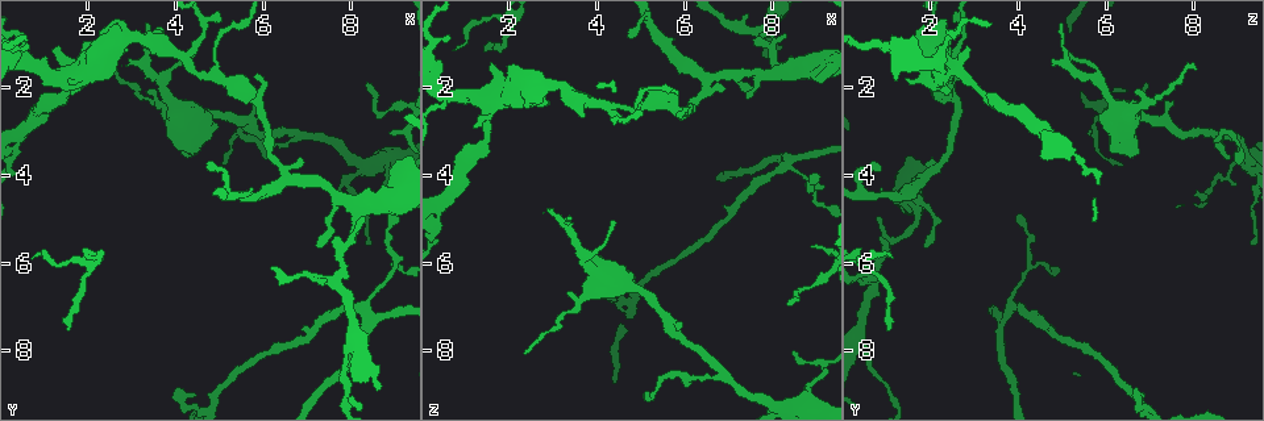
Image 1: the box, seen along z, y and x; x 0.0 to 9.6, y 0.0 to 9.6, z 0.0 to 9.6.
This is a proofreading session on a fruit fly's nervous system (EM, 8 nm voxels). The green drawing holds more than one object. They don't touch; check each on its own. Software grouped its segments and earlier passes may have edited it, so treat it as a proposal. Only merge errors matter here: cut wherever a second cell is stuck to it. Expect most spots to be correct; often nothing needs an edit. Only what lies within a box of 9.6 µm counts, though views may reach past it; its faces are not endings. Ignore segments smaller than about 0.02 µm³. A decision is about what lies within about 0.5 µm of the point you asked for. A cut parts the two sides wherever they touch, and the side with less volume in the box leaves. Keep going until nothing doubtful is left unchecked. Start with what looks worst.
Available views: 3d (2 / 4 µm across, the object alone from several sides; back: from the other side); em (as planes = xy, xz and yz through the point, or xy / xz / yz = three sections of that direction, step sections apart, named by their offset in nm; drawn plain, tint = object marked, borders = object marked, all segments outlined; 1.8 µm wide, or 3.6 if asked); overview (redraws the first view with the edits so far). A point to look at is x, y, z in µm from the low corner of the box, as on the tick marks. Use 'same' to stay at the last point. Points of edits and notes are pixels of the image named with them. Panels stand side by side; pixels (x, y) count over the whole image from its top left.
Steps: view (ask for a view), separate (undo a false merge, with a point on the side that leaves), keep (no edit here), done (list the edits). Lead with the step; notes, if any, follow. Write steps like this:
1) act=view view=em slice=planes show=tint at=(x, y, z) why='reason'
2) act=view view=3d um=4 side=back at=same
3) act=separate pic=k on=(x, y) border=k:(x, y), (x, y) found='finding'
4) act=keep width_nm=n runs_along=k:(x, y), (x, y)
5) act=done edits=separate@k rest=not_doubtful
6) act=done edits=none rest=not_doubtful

act=view view=3d um=2 at=(8.20, 7.10, 3.90) why='four or more arms meet'

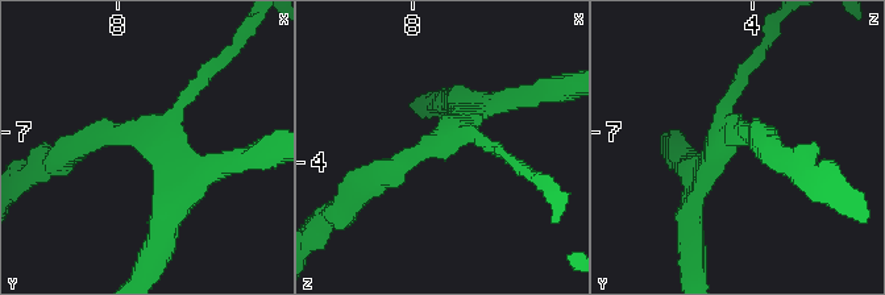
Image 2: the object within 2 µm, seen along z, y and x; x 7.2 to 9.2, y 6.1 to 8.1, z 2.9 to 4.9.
act=view view=em slice=planes show=tint at=(8.18, 7.04, 3.86) arms=4

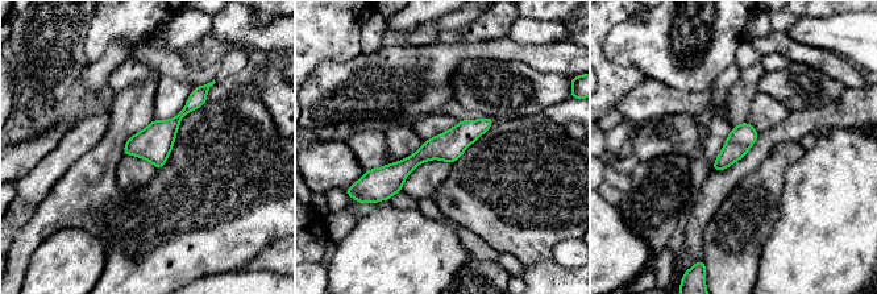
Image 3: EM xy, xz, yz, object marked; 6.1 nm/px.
act=keep found='one cell here'

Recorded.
act=view view=em um=3.6 slice=planes show=tint at=(2.80, 0.90, 2.00) why='calibre changes'

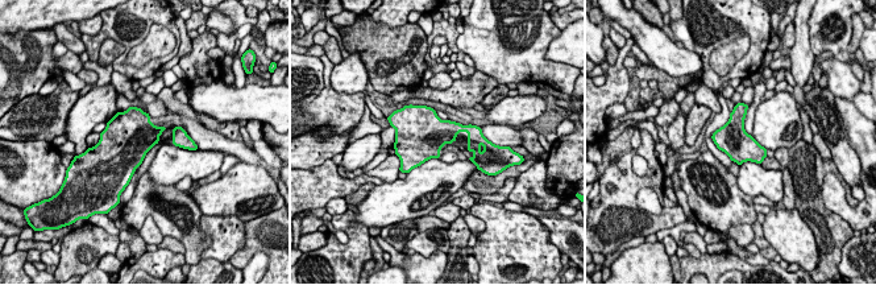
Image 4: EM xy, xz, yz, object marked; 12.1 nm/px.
act=keep found='continuous, no second cell'

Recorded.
act=view view=em slice=yz step=16 show=tint at=(9.00, 6.05, 4.40) why='abrupt turn'

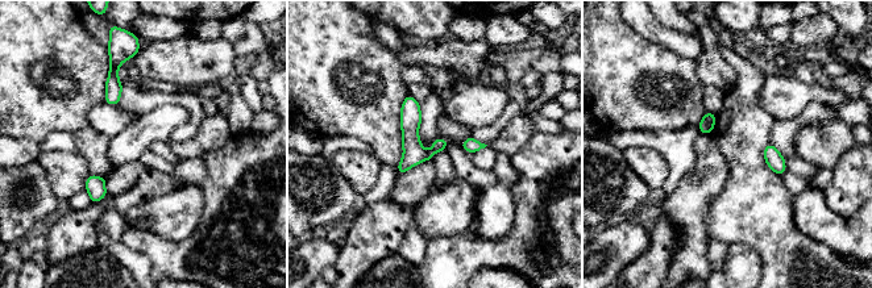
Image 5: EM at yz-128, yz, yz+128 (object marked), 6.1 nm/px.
act=keep found='one cell here'

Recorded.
act=view view=em slice=planes show=plain at=(2.00, 6.20, 0.75) why='narrows sharply'

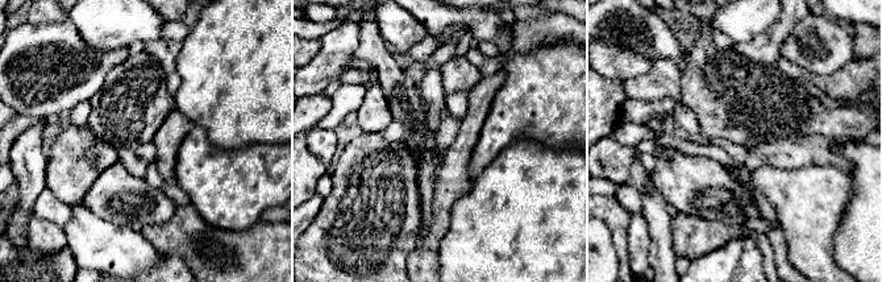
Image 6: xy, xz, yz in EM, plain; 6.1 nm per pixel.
act=view view=em slice=planes show=borders at=same why='what lies round it'

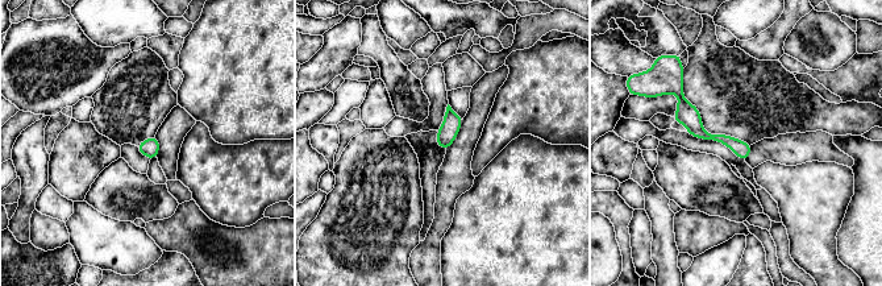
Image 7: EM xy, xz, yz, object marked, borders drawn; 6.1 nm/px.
act=keep width_nm=100 runs_along=7:(677, 91), (706, 136), (745, 153) found='one cell here'

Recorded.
act=view view=em slice=xy step=16 show=tint at=(6.85, 3.10, 8.60) why='sharp bend'

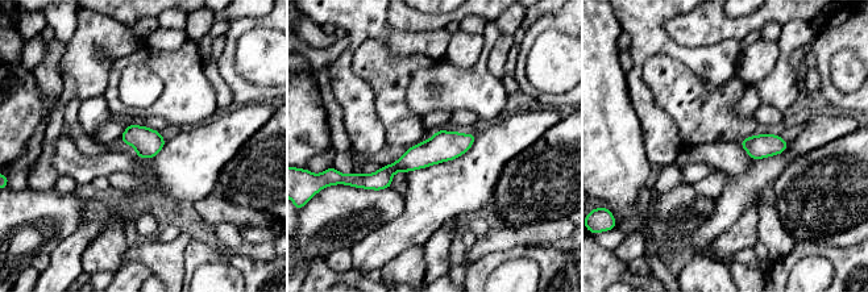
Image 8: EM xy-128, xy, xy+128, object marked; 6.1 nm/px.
act=view view=em slice=planes show=borders at=same why='another direction'

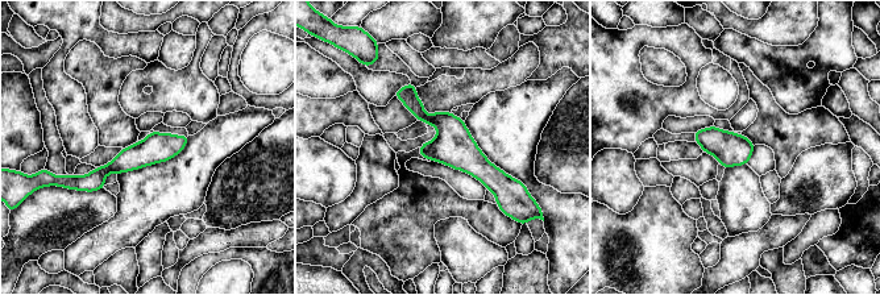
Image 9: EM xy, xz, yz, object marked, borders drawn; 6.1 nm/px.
act=keep width_nm=180 runs_along=9:(399, 94), (510, 188) found='continuous, no second cell'

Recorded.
act=done edits=none rest=not_doubtful

